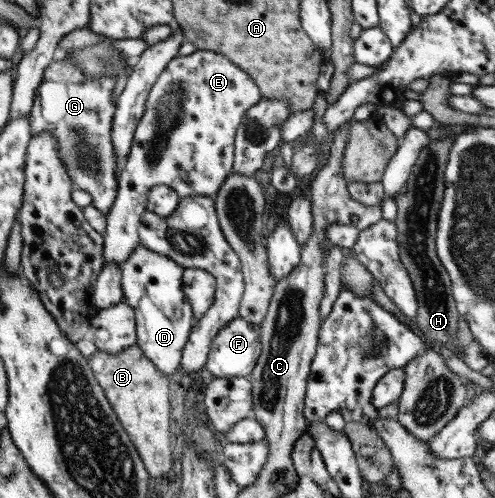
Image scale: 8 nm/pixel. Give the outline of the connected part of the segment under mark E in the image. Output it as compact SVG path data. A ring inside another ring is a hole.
M197 50L191 55L181 56L176 55L171 62L162 70L162 73L157 77L153 83L152 89L148 94L146 100L146 109L143 116L140 118L136 126L132 145L129 154L125 158L125 162L118 172L118 195L115 202L106 215L106 230L103 235L103 260L105 264L123 264L127 258L133 253L133 250L139 246L139 236L137 228L139 228L142 214L146 211L146 204L148 199L149 190L157 185L165 185L172 188L181 198L192 197L193 195L209 195L215 196L216 192L221 188L223 182L228 177L228 174L233 172L234 165L234 138L241 124L241 119L245 116L245 111L249 110L250 106L256 105L261 99L260 88L257 83L246 73L245 70L234 65L226 56L219 53L214 53L210 50Z

